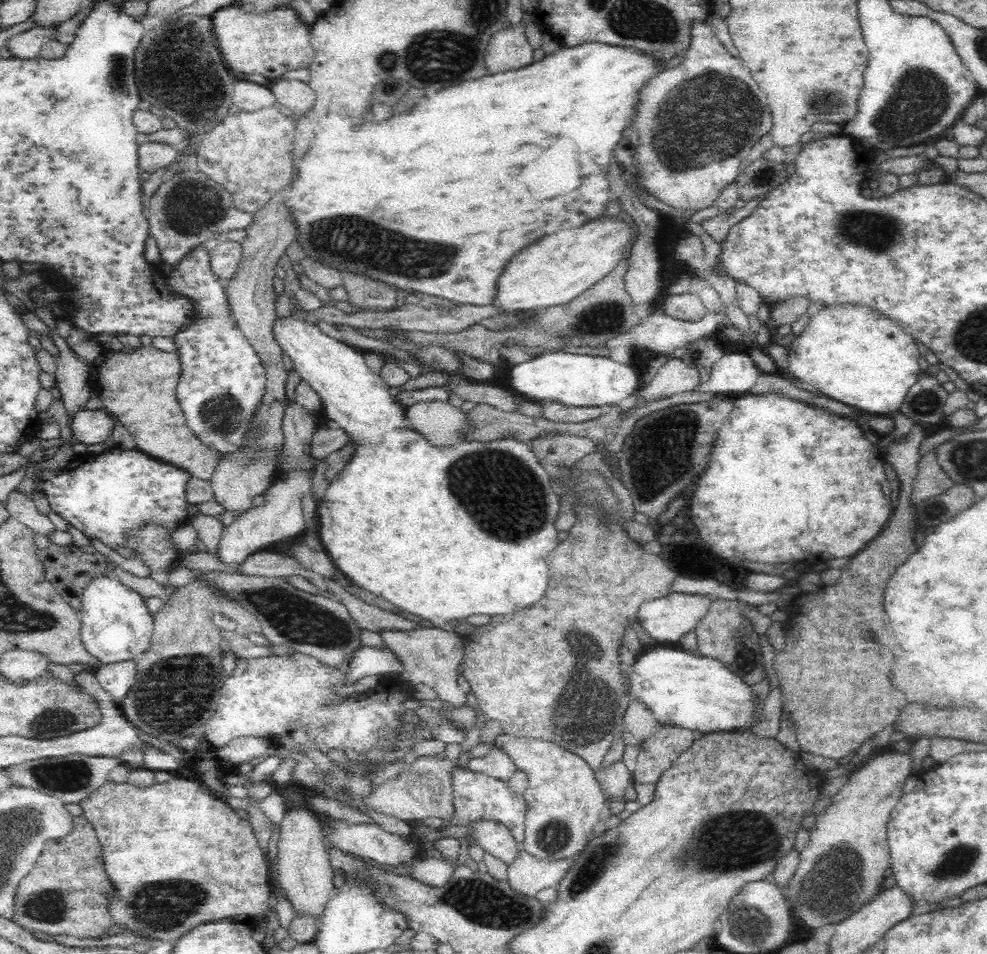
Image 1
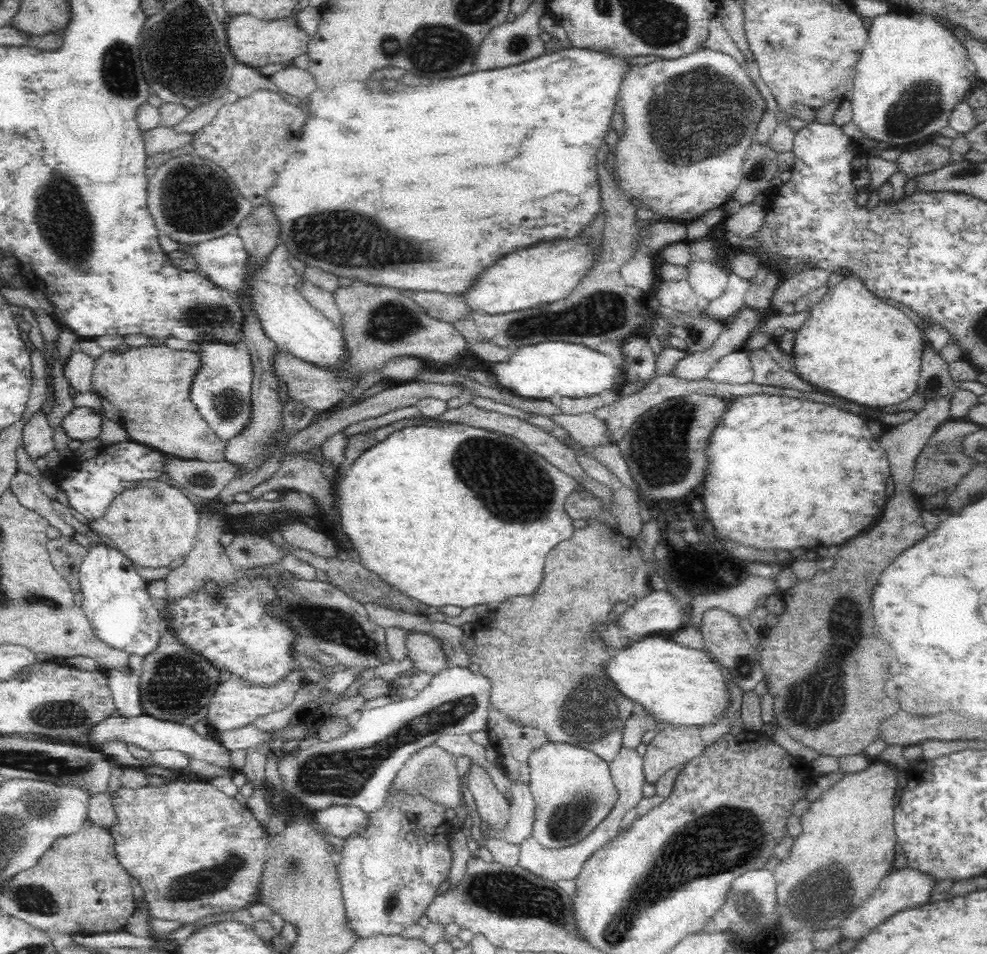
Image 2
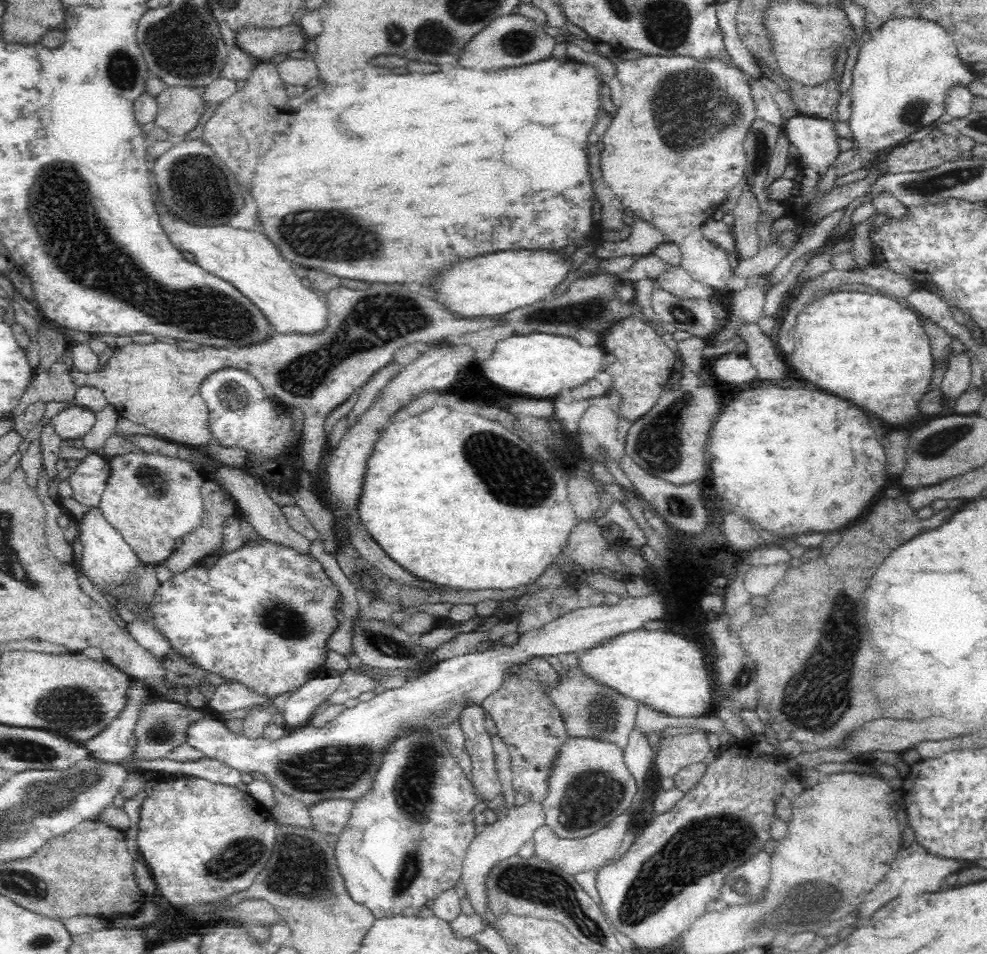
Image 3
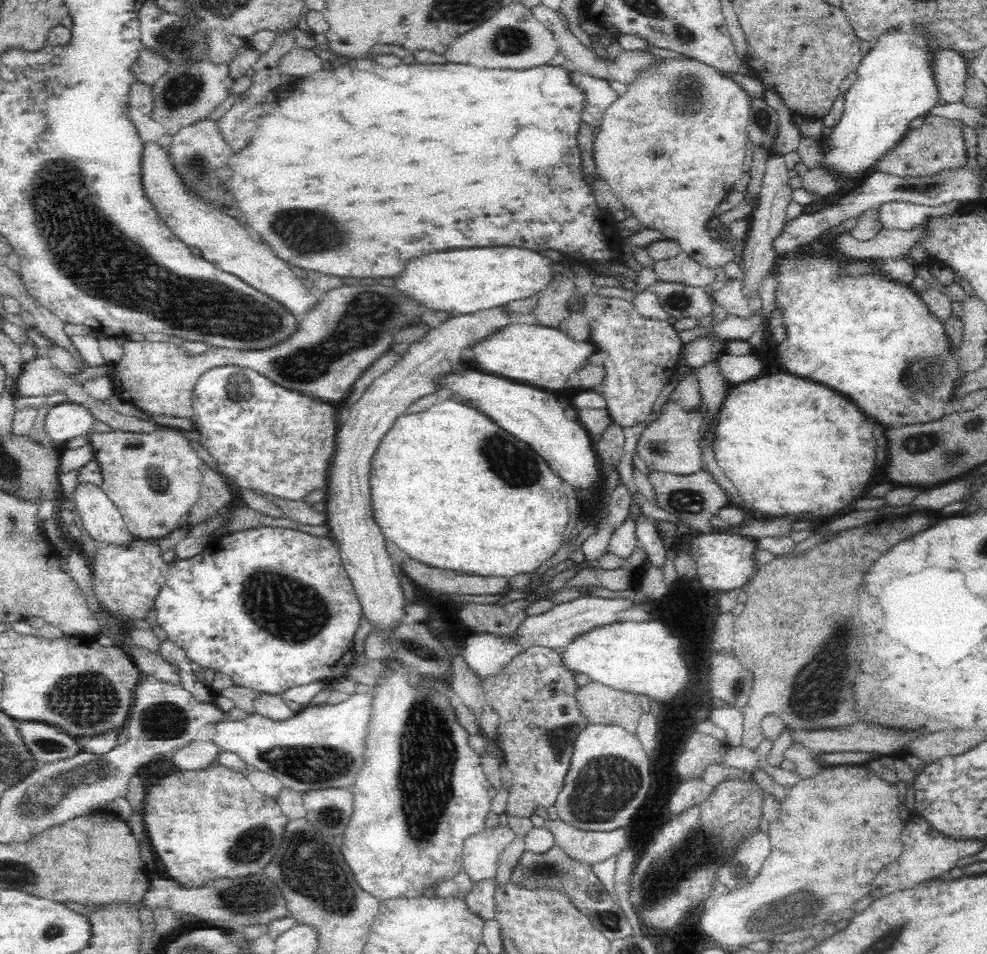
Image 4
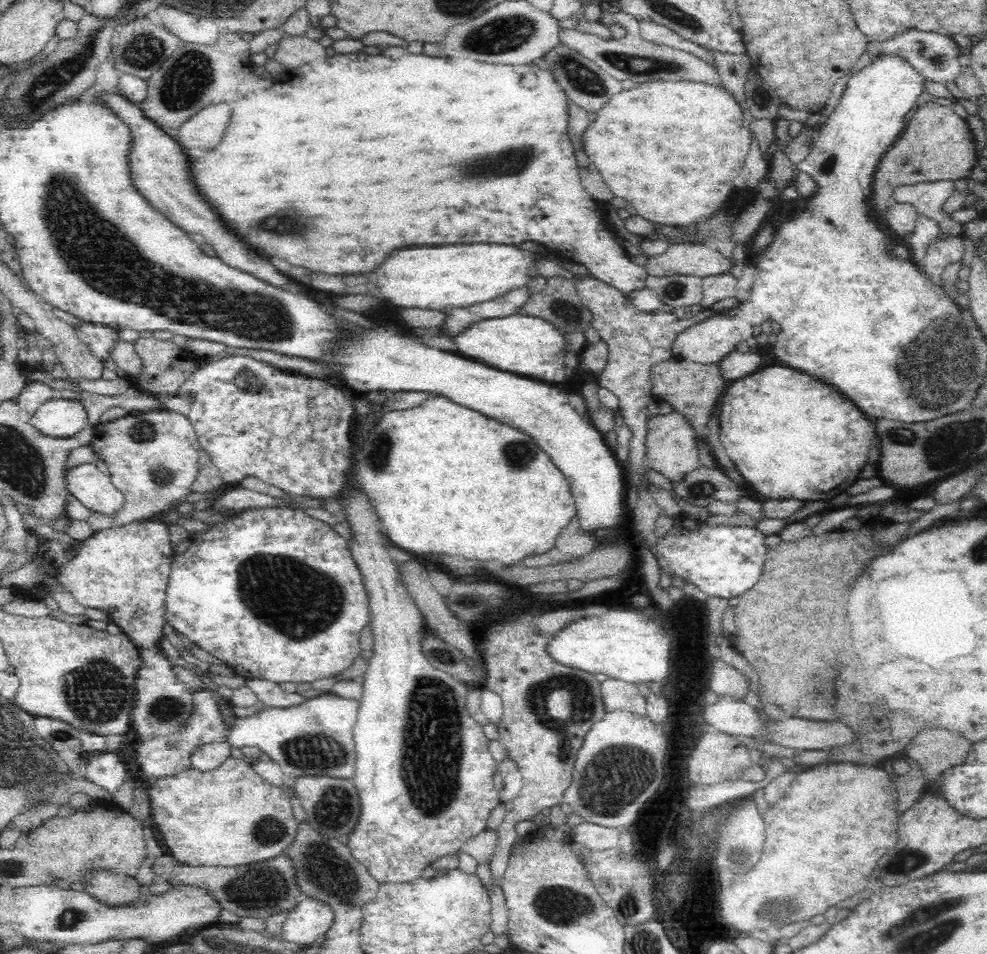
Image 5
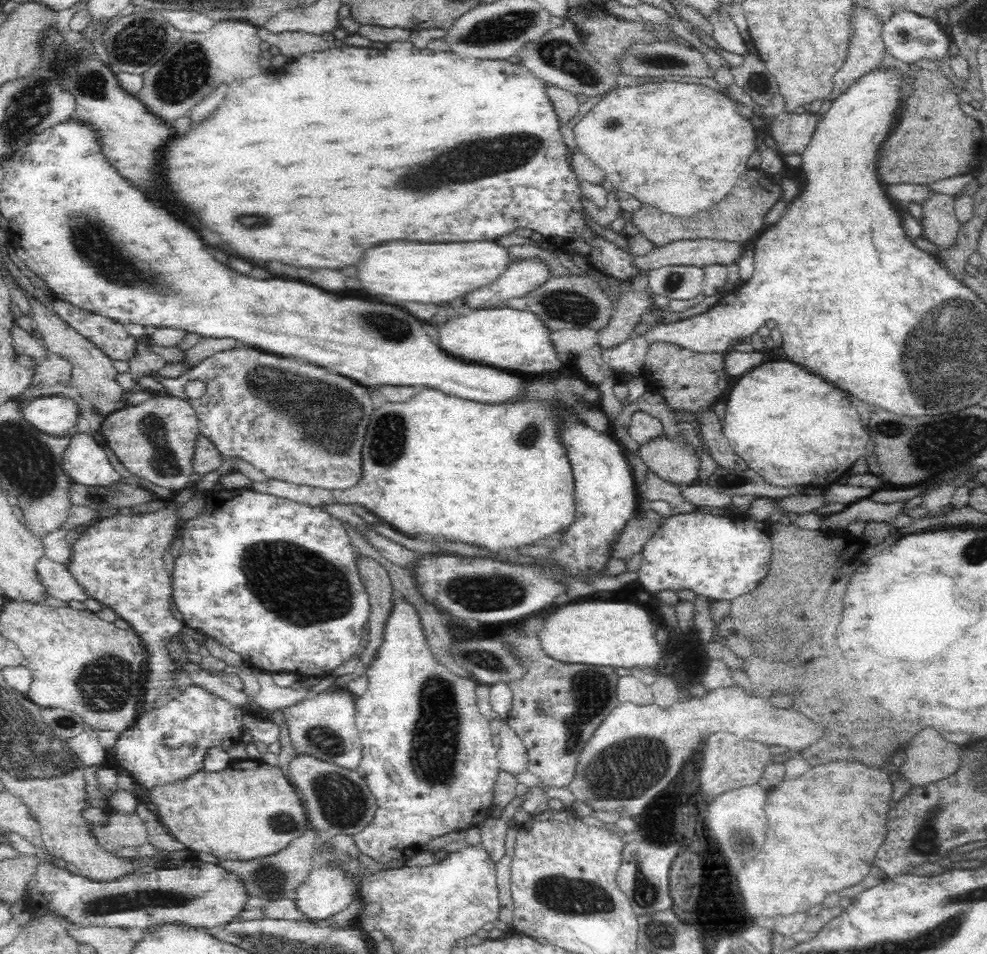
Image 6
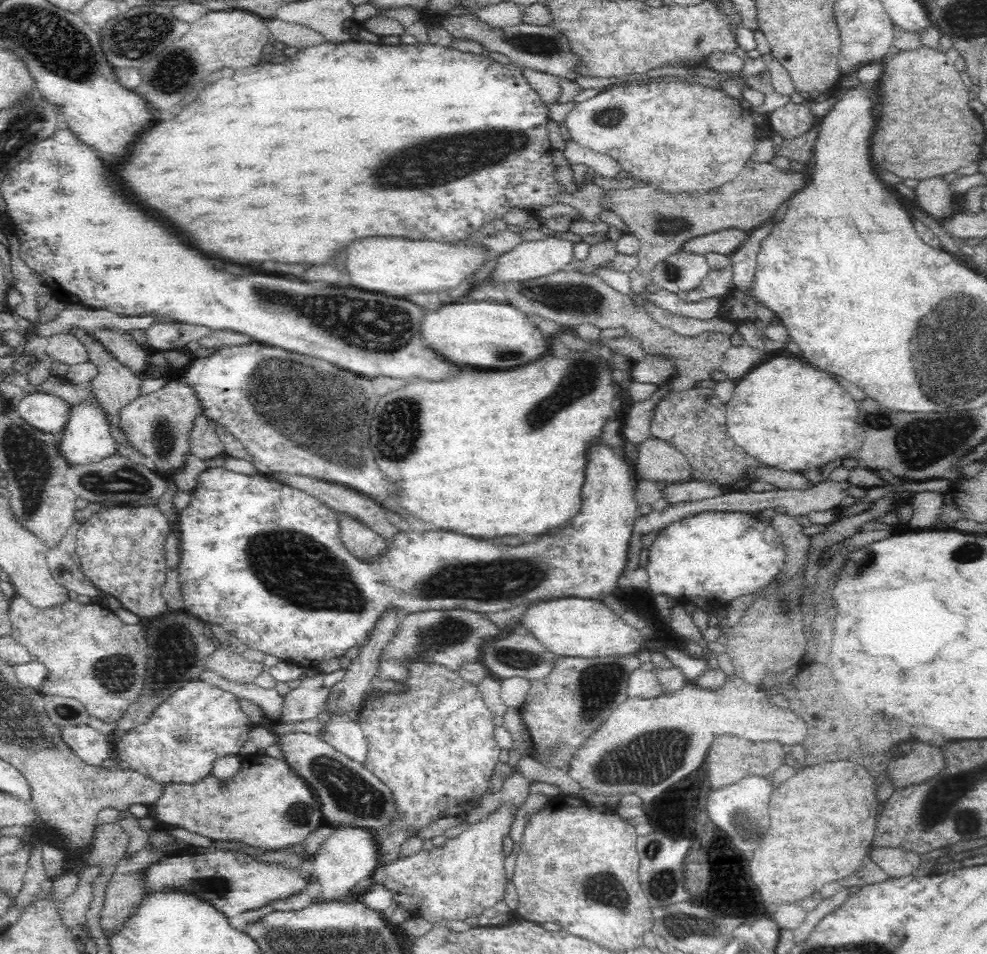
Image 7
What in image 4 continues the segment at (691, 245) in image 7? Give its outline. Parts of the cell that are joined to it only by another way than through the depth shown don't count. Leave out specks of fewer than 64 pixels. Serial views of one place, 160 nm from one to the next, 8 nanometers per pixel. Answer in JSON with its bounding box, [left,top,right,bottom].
[652,251,717,287]

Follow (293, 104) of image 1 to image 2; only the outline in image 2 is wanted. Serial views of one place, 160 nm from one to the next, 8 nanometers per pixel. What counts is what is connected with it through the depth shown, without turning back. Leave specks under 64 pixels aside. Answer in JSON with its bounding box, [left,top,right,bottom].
[268,65,314,98]

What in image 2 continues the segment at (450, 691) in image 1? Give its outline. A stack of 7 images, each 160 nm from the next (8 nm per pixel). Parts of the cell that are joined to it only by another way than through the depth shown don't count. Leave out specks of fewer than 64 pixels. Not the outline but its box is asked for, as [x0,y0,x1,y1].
[406,633,450,675]

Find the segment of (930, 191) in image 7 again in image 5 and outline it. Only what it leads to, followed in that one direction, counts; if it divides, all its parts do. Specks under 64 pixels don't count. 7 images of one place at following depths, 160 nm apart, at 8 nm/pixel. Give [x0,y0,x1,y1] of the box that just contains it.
[922,229,965,286]

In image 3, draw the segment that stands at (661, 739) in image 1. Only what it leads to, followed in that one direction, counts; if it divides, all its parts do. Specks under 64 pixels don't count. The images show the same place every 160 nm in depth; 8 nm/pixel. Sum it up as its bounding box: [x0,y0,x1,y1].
[654,732,710,790]

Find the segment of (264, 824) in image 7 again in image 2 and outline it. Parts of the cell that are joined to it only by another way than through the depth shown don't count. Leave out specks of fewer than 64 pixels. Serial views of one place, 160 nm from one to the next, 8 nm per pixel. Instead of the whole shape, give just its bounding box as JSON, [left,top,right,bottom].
[108,780,271,924]

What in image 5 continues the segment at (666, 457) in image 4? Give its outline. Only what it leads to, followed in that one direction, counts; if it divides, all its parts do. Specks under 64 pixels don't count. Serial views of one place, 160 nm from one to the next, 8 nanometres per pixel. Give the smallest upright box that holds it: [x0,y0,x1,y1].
[645,411,700,482]

